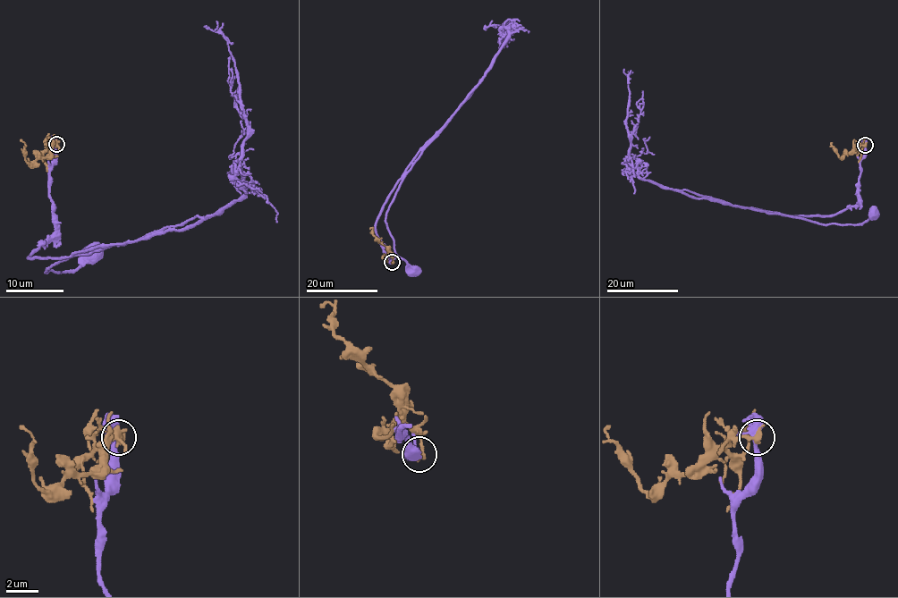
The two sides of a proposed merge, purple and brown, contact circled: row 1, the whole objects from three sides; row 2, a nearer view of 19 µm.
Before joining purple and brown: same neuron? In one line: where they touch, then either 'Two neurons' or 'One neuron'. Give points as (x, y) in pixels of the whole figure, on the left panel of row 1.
Place: (56, 144). Two neurons

